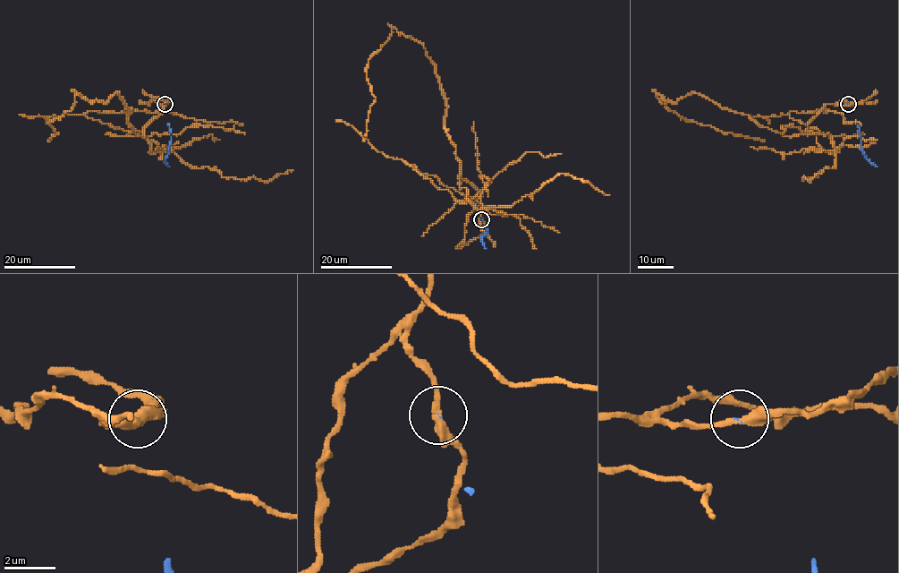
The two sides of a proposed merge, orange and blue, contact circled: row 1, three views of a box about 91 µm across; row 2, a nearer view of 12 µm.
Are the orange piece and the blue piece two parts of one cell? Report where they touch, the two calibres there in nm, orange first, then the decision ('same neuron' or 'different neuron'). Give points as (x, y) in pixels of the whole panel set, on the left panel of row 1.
at (165, 104); 320 nm thick on the orange side, 60 nm on the other; different neuron

